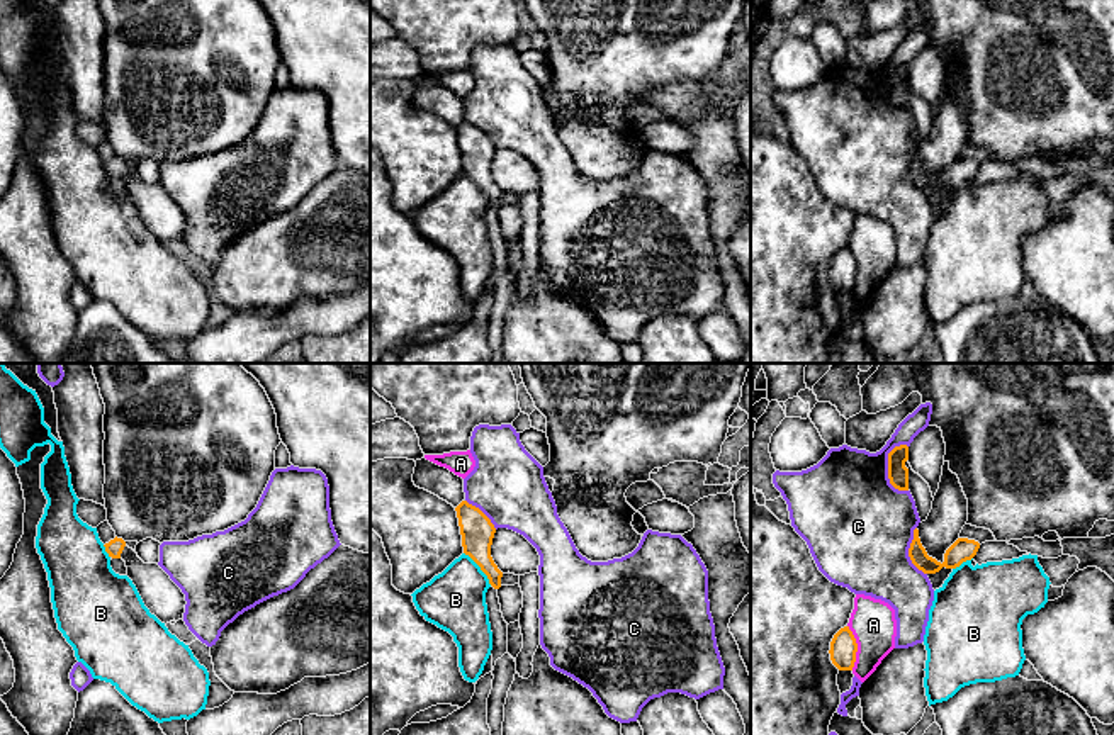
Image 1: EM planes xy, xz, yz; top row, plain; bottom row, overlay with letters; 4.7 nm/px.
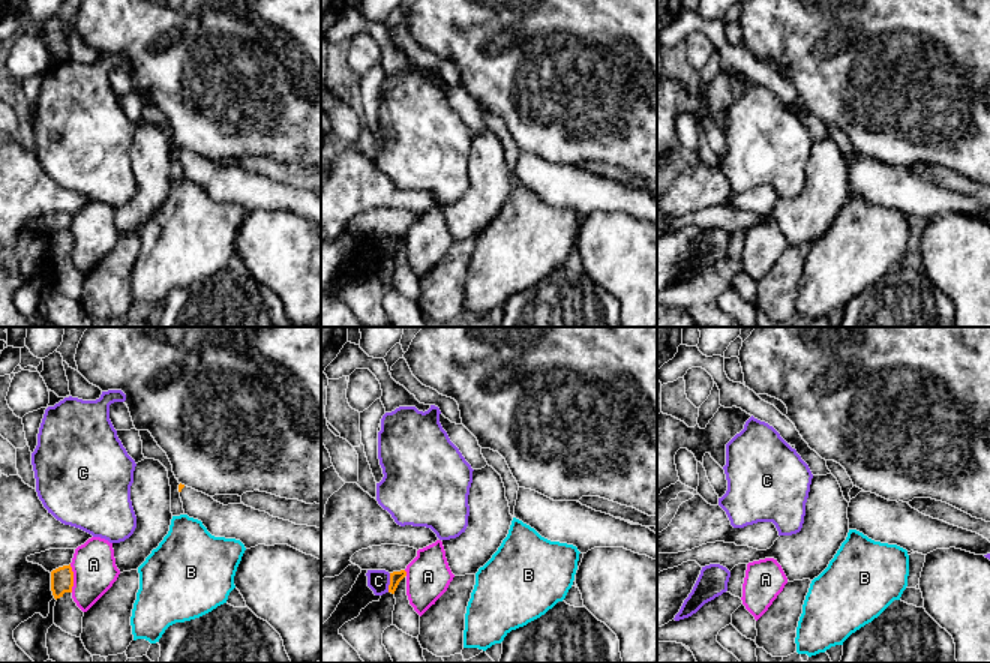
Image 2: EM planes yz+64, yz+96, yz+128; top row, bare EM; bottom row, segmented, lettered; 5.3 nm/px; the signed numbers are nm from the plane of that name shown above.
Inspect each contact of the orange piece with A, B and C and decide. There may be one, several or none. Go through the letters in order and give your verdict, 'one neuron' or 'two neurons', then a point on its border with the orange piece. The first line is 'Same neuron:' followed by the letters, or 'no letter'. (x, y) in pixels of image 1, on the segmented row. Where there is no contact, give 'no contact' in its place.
Same neuron: no letter
A: two neurons; meets orange in yz at (856, 647)
B: two neurons; meets orange in xz at (481, 569)
C: two neurons; meets orange in yz at (888, 471)

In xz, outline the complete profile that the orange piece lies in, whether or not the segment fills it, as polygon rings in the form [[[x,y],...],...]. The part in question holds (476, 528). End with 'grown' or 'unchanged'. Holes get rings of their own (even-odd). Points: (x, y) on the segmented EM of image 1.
[[[462,501],[457,508],[457,518],[462,535],[464,553],[469,555],[481,570],[487,575],[489,584],[498,591],[501,613],[504,621],[520,621],[523,608],[523,592],[520,584],[503,586],[503,572],[491,557],[491,545],[496,533],[491,519],[475,506]]]; grown

